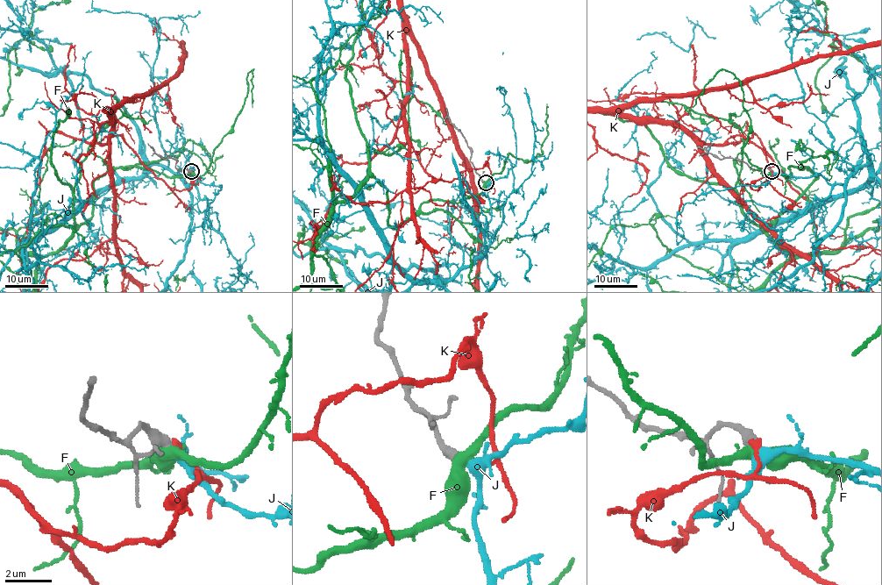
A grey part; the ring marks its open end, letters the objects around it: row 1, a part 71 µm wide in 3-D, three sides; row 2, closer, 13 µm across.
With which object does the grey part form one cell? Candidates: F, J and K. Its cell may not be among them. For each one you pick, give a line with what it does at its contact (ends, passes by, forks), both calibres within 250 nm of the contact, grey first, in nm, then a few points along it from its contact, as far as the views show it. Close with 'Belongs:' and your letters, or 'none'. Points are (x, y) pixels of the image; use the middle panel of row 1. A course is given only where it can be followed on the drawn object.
J: it passes by; 480 nm thick on the grey side, 240 nm on the other; it runs (486, 182), (489, 246), (448, 280), (412, 277), (324, 146), (318, 60), (331, 18)
Belongs: J

